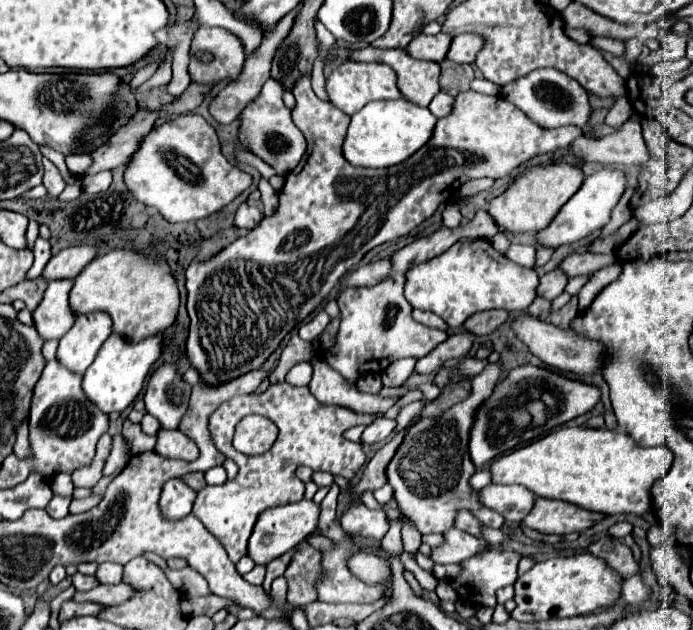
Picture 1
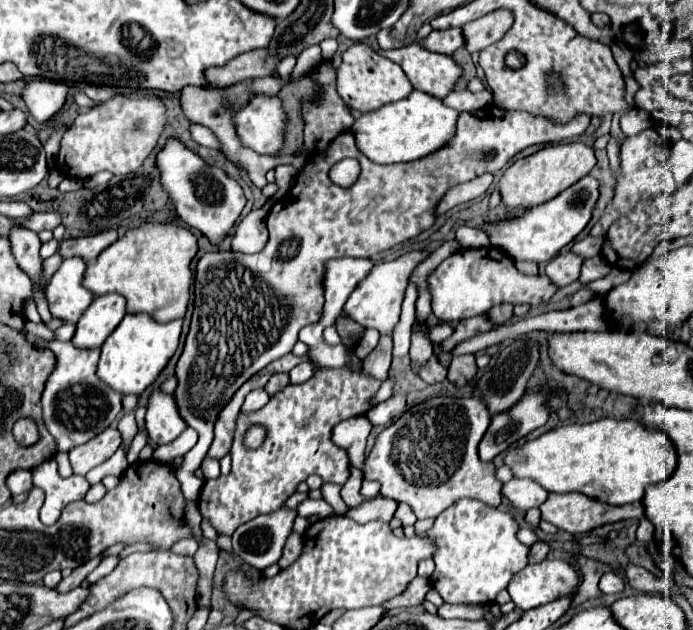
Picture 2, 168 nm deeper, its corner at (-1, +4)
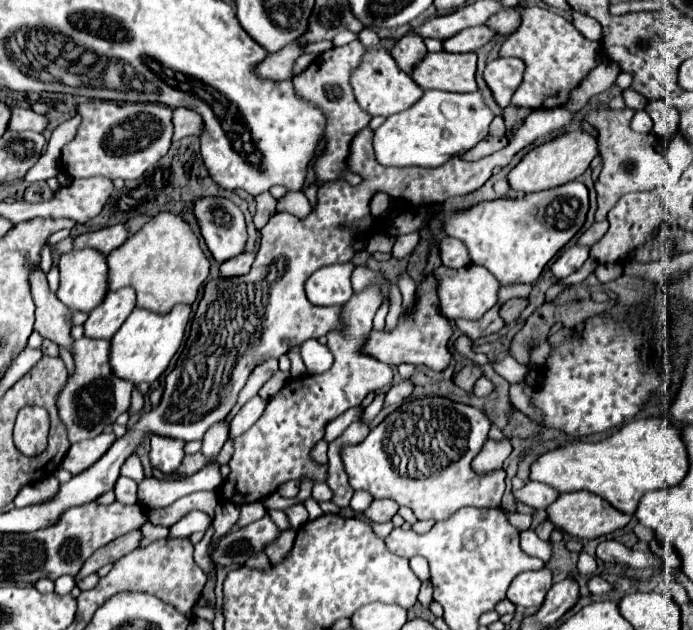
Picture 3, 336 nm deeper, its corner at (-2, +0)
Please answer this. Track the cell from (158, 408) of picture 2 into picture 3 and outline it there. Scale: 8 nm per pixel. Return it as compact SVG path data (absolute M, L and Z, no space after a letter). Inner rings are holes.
M152 436L150 462L160 472L174 472L184 458L184 440L168 436Z

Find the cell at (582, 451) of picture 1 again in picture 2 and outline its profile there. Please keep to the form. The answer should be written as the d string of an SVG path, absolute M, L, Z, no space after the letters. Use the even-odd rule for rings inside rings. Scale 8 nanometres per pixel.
M633 418L627 420L597 420L591 424L571 424L556 427L541 434L539 438L511 450L505 456L505 464L511 466L515 478L531 478L541 484L549 493L581 492L591 498L599 498L607 504L631 504L643 498L649 484L667 480L677 468L677 452L667 434L659 430L649 430Z

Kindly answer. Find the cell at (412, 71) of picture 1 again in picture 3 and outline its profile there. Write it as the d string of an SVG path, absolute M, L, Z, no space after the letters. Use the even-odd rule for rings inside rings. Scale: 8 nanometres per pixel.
M428 52L414 66L412 80L422 90L444 92L476 92L476 54Z

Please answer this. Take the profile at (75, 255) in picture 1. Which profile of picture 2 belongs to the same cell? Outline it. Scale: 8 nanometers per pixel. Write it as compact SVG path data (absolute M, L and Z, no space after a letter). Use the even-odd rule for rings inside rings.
M107 230L107 232L99 232L93 236L83 236L83 238L69 238L63 240L59 246L59 252L63 258L71 258L71 256L81 256L85 262L95 260L109 244L113 244L117 240L117 230Z

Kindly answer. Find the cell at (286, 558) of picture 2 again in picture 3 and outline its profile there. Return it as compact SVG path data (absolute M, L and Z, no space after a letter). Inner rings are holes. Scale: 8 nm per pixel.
M290 528L290 530L284 530L272 544L268 544L266 556L270 558L270 562L280 564L284 560L284 556L288 556L288 552L292 550L294 540L296 540L296 530Z

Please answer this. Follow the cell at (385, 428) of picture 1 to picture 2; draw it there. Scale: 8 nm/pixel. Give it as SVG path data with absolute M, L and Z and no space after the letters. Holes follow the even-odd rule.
M391 394L385 402L377 404L375 408L371 408L367 412L367 418L371 420L373 426L377 426L377 424L389 424L397 416L401 416L405 410L407 410L407 406L405 406L405 394Z

